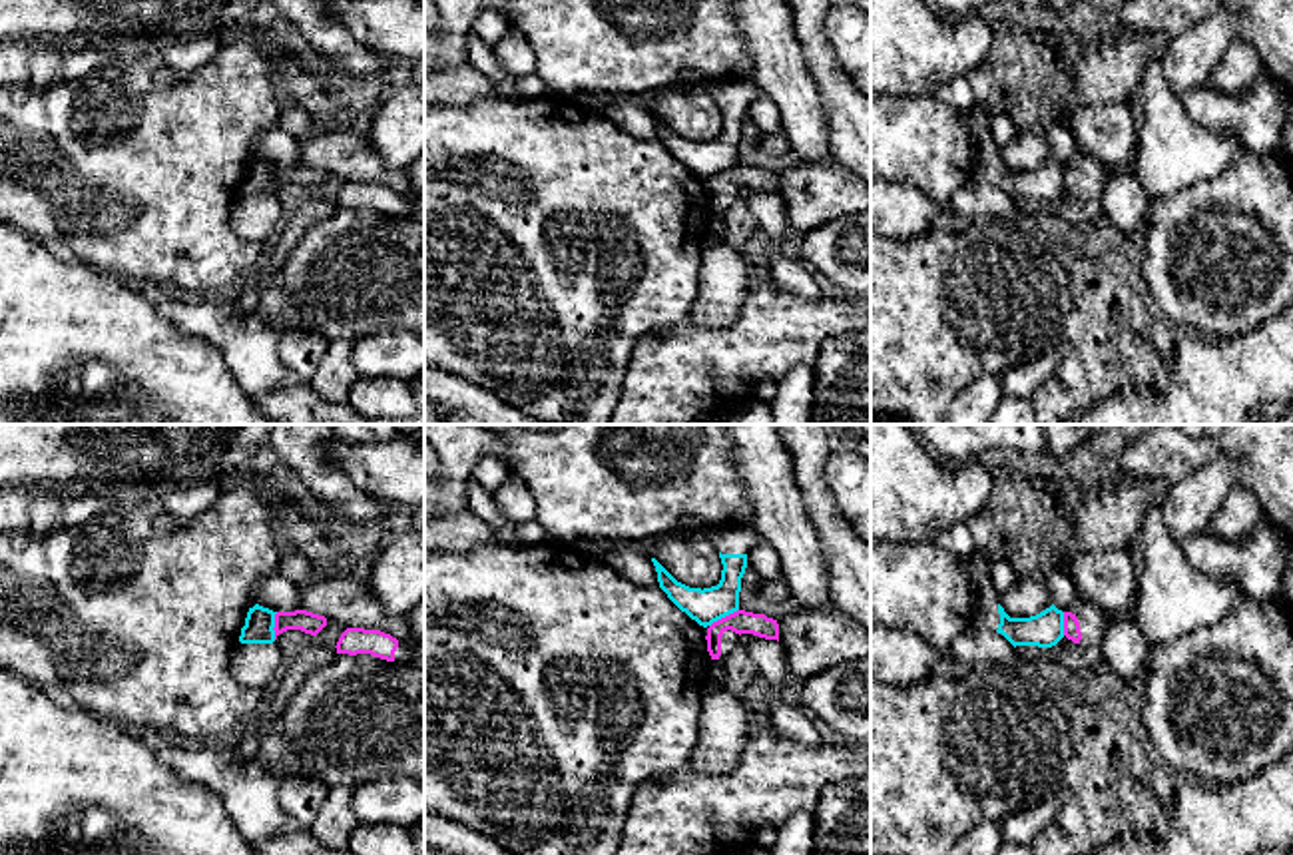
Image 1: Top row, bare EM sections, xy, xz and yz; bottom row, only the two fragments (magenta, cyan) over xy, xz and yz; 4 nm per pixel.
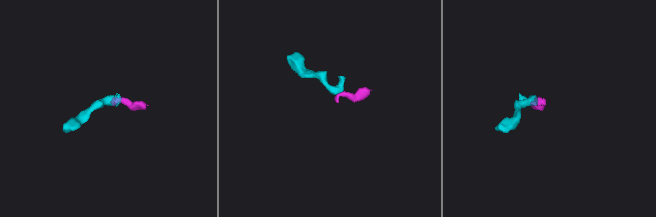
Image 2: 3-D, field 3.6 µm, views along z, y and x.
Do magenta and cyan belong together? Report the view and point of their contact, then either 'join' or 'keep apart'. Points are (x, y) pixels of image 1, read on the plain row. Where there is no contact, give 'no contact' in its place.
meets magenta in xz at (726, 170); keep apart

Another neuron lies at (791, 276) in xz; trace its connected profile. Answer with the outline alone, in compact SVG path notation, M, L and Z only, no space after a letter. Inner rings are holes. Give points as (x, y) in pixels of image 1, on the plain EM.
M741 187L739 193L755 215L759 229L775 245L767 259L767 271L773 279L773 285L799 299L823 299L825 295L819 283L815 281L811 267L805 265L801 259L785 255L779 249L783 235L789 231L783 199L777 193L765 193L753 187Z

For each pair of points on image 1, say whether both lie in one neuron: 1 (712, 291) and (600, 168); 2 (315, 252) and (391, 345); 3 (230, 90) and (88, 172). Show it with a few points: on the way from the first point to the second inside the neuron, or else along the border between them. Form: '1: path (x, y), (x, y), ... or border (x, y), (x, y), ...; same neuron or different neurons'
1: border (708, 242), (702, 254), (698, 293), (690, 311); different neurons
2: border (403, 327), (375, 331), (355, 341); different neurons
3: path (194, 126), (148, 172), (124, 172); same neuron

